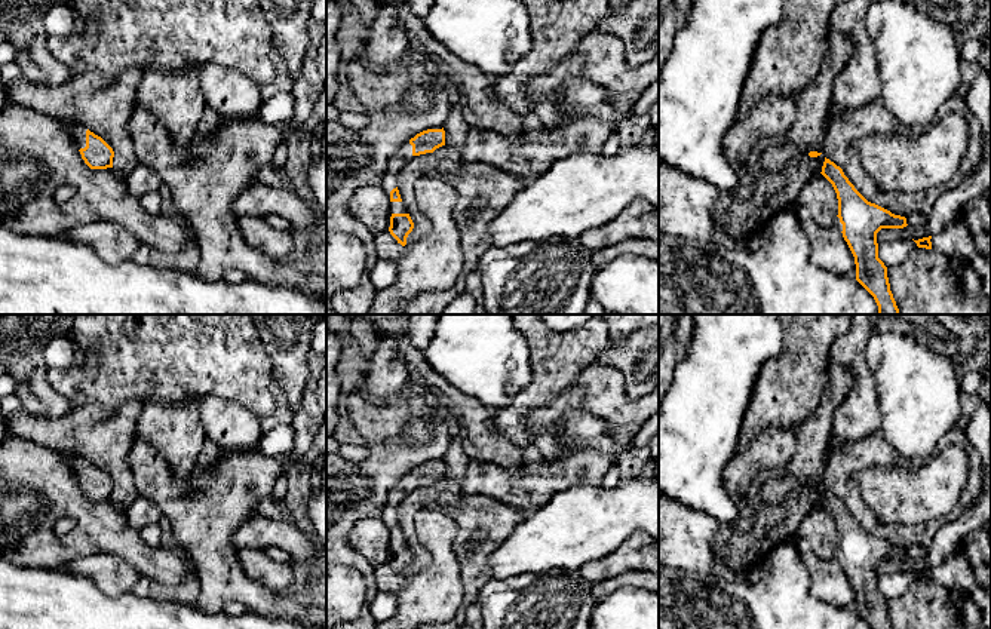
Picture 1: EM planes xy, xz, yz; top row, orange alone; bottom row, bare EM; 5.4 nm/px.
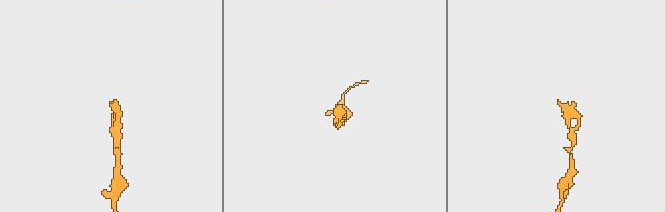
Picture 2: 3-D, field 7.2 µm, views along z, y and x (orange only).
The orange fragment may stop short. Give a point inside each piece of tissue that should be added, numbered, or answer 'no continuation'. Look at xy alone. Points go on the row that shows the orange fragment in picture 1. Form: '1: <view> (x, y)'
1: xy (79, 132)

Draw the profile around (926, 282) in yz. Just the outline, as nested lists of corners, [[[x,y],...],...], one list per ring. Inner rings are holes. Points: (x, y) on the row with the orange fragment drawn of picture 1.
[[[915,248],[901,264],[887,267],[887,277],[899,314],[991,314],[991,301],[982,295],[982,277],[970,261]]]

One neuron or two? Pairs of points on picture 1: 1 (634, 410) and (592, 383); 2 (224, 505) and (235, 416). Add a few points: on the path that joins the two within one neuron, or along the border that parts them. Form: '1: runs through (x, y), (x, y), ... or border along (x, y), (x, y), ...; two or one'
1: runs through (623, 410), (619, 410), (603, 393); one
2: border along (258, 448), (217, 451); two

